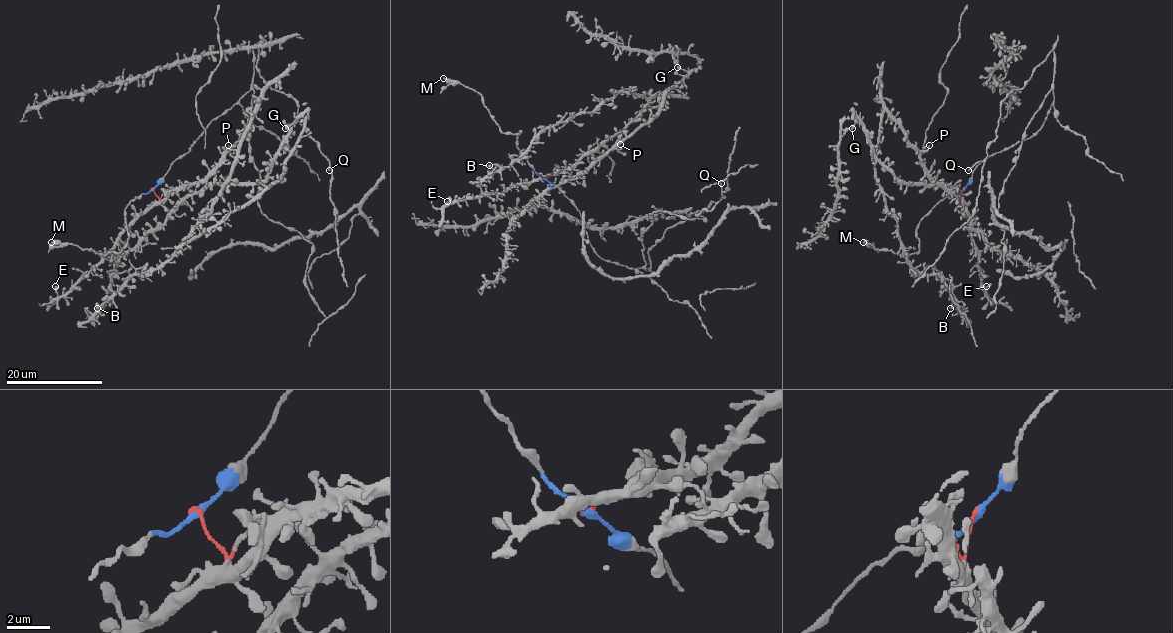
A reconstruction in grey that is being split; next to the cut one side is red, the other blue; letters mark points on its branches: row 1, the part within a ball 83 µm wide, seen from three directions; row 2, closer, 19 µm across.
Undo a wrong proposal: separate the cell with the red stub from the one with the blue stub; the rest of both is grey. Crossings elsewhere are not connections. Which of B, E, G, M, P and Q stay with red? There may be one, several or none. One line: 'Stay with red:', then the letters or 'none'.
Stay with red: B, E, G, P

